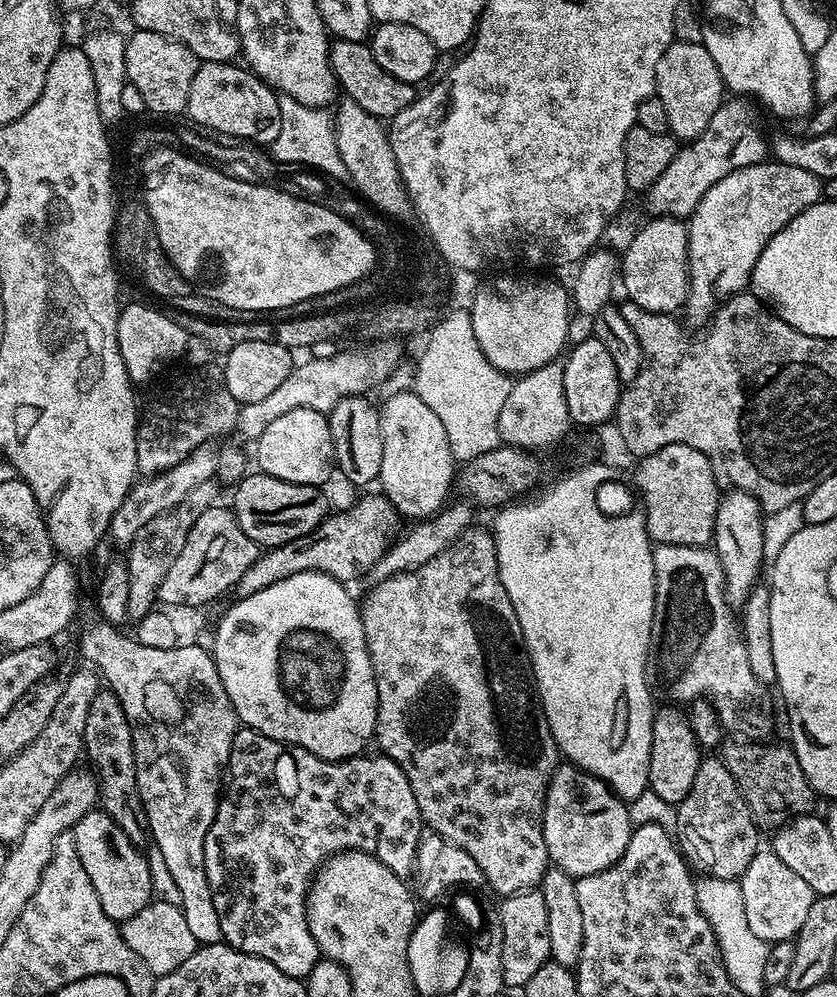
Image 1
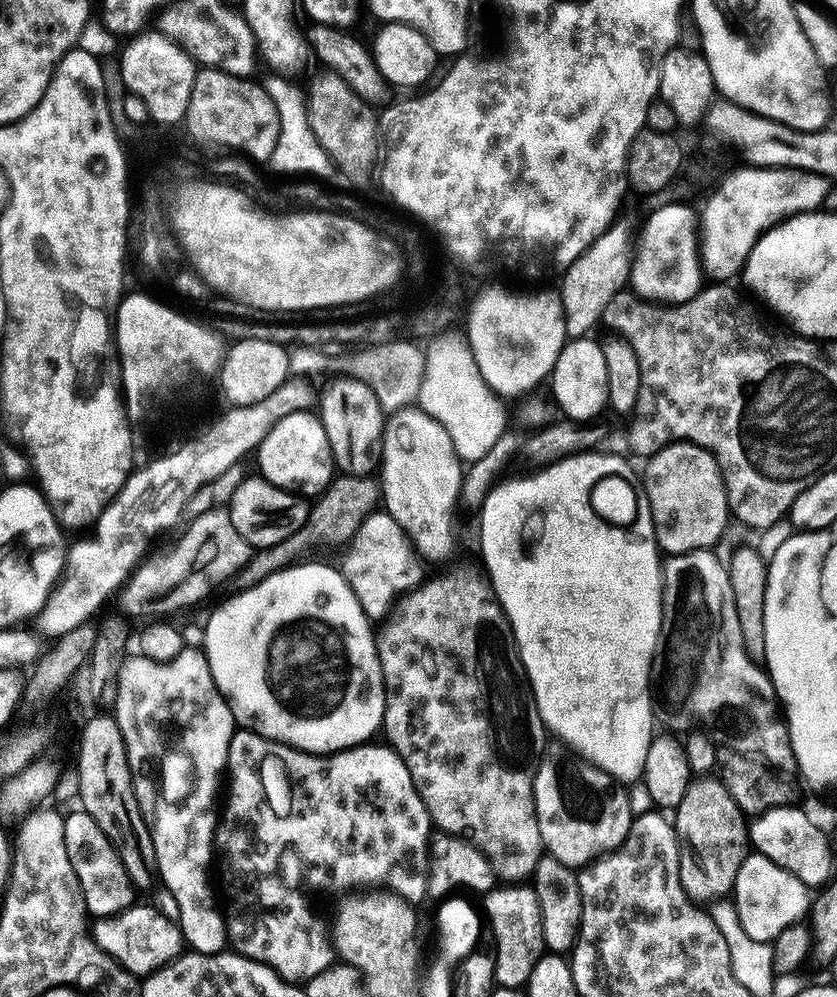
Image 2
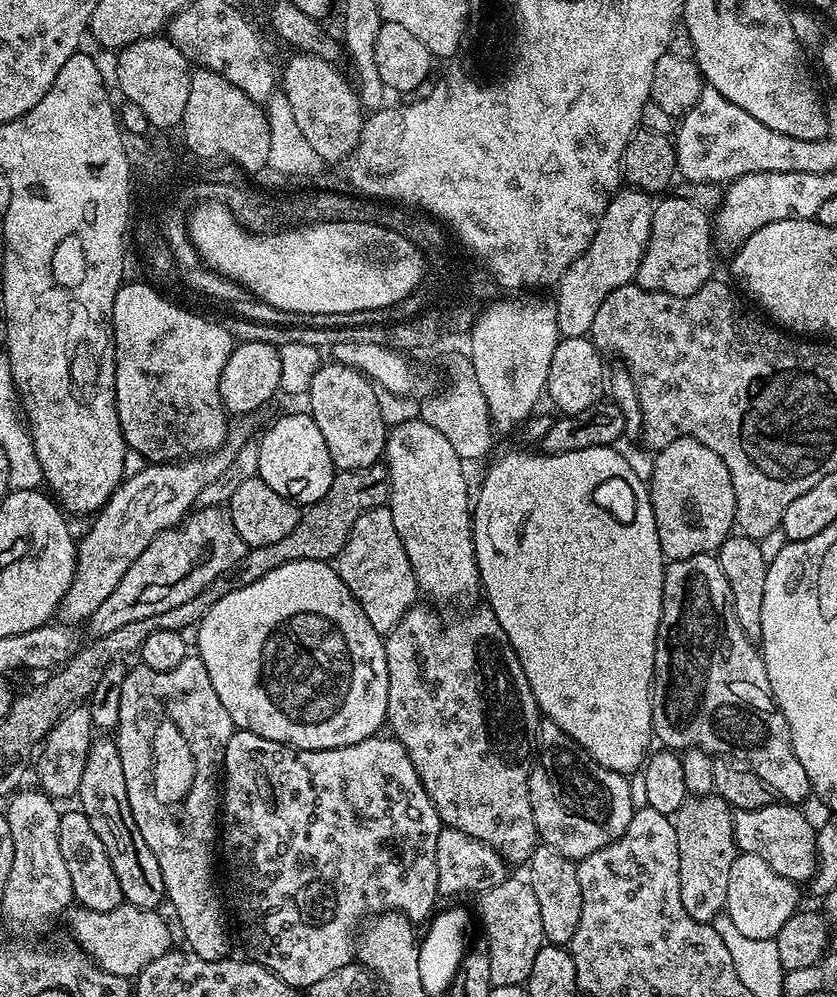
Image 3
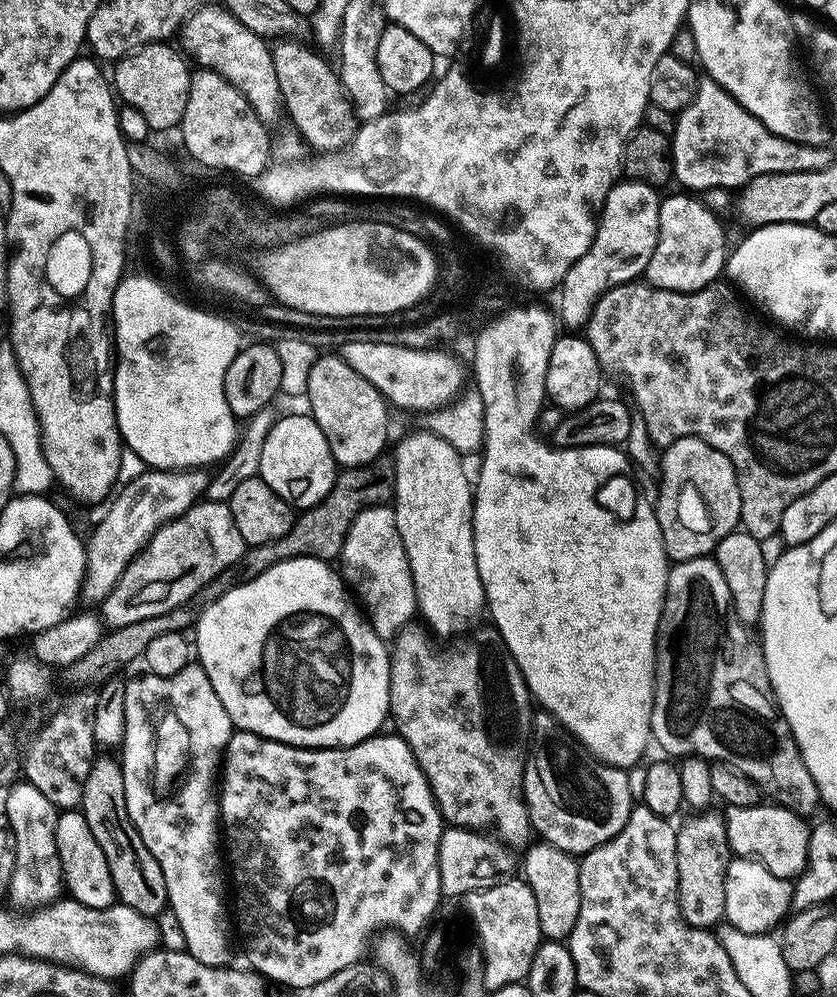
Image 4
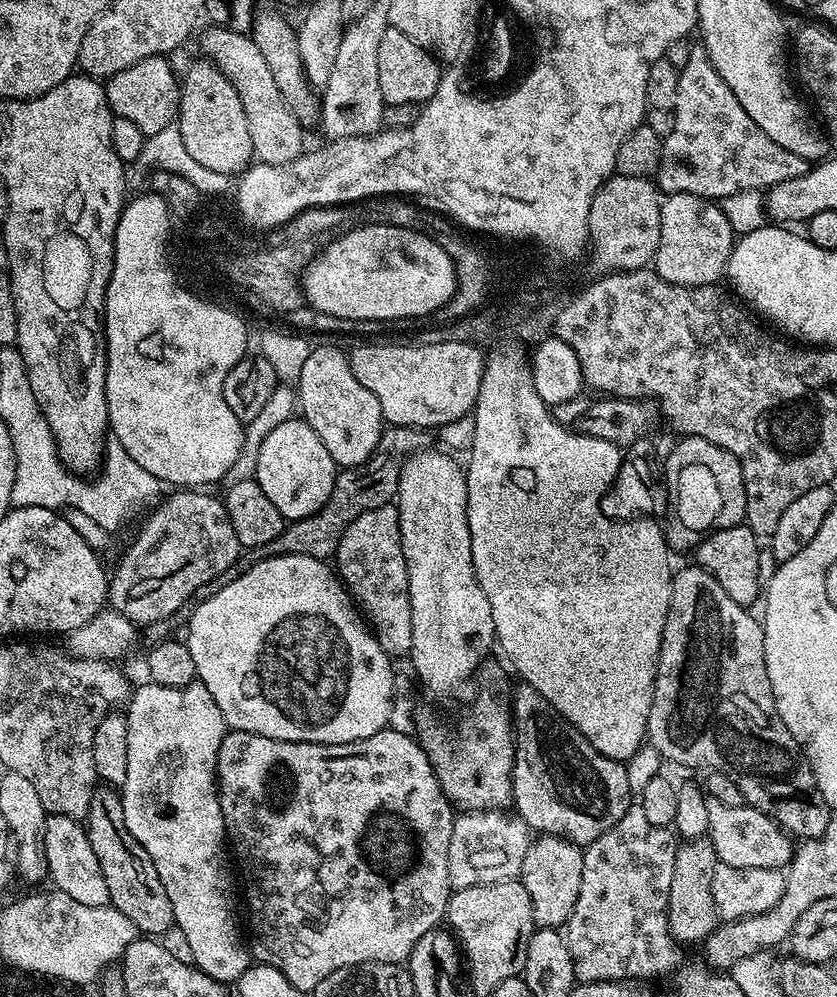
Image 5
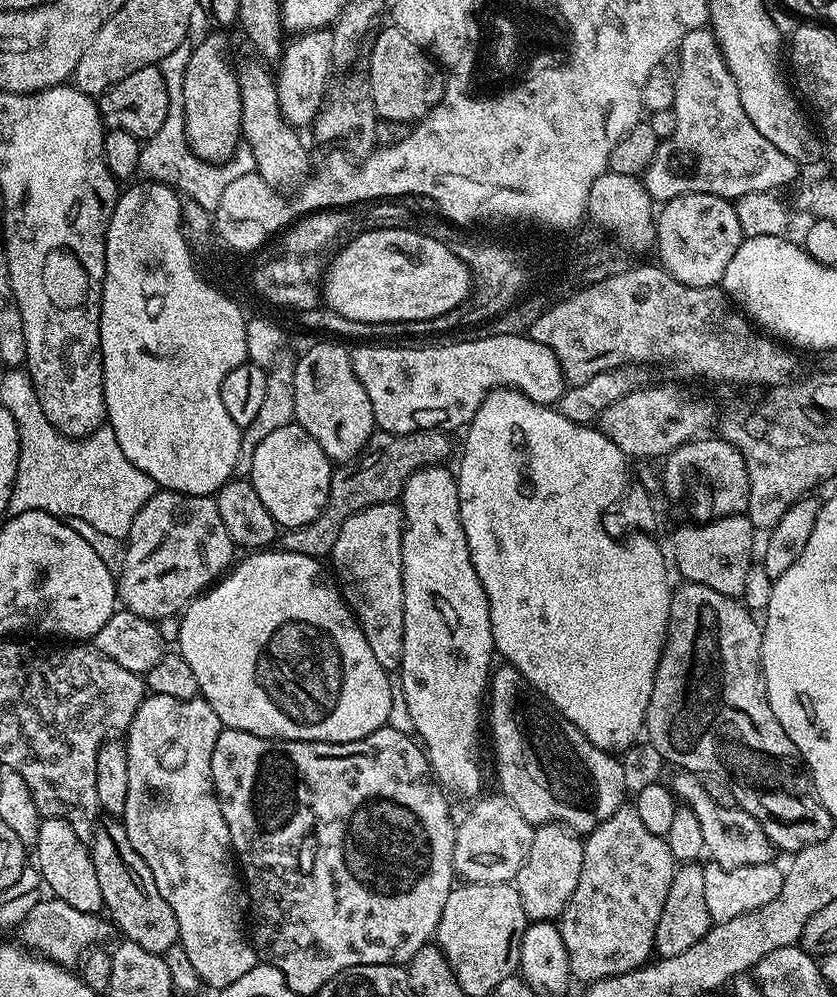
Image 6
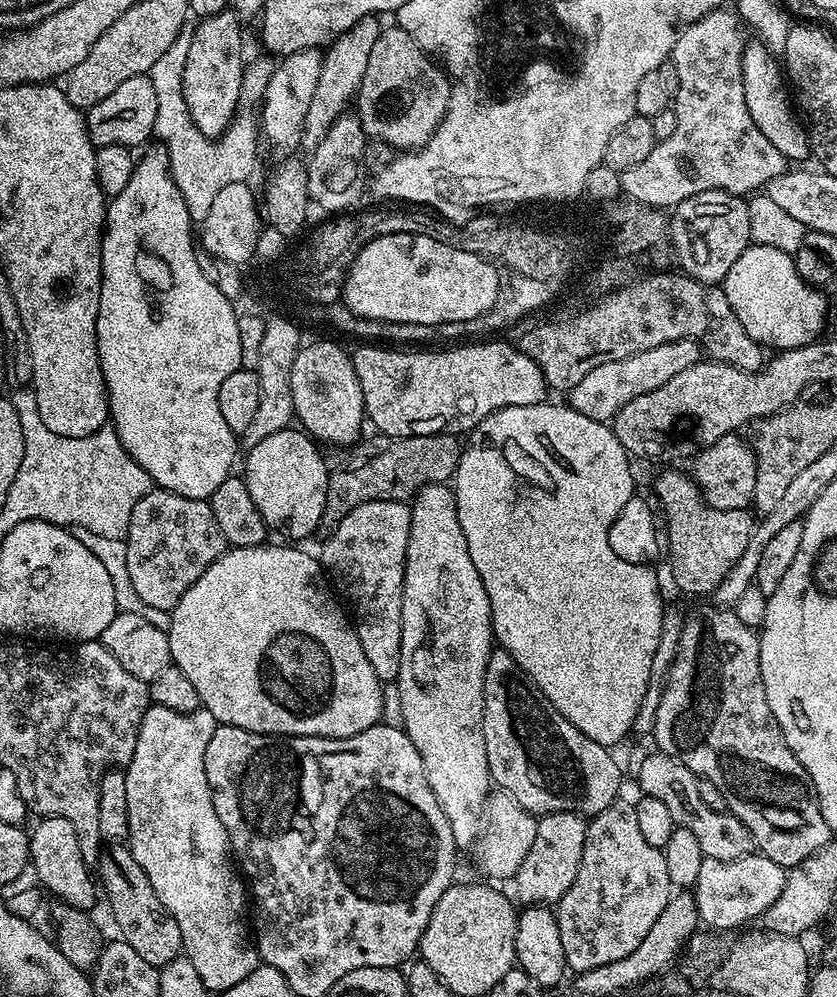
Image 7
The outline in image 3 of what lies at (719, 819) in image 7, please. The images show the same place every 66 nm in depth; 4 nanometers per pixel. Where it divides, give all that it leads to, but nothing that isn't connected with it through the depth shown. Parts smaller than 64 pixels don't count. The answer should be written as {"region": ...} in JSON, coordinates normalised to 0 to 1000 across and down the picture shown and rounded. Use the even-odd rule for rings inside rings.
{"region":[[[924,804],[900,814],[881,813],[875,827],[879,838],[879,849],[885,856],[898,855],[920,873],[934,877],[934,881],[952,885],[969,884],[975,878],[977,860],[975,857],[976,831],[956,815],[955,809],[940,804]]]}

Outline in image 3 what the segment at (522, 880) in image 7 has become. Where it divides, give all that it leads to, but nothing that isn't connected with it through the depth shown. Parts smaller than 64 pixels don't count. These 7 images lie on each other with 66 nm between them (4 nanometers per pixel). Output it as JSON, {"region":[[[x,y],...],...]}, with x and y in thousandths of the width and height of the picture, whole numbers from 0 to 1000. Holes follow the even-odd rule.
{"region":[[[654,849],[638,852],[630,865],[628,886],[638,893],[638,901],[643,901],[643,913],[648,917],[648,933],[654,946],[682,948],[691,933],[691,921],[695,921],[695,889],[691,889],[688,868],[689,864]]]}

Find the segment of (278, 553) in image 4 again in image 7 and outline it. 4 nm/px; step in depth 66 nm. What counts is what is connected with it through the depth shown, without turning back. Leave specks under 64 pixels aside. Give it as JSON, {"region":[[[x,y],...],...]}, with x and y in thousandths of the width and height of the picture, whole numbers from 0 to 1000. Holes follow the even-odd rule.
{"region":[[[541,434],[504,435],[503,437],[456,437],[431,440],[407,469],[392,474],[389,508],[382,511],[381,529],[388,535],[397,534],[423,512],[423,508],[437,508],[437,504],[453,502],[491,503],[510,485],[539,482],[547,471],[552,445]]]}

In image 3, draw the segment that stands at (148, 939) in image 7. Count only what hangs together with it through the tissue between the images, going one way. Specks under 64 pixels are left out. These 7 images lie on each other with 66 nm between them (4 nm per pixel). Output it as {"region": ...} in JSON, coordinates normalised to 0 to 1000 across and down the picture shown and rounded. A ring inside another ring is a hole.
{"region":[[[116,737],[105,750],[93,795],[93,810],[103,816],[108,828],[112,828],[112,837],[122,841],[122,849],[127,849],[127,855],[131,857],[131,865],[136,869],[136,875],[141,877],[149,904],[159,907],[161,911],[186,913],[198,903],[194,873],[189,873],[189,861],[184,861],[184,853],[174,849],[174,841],[170,841],[170,832],[160,822],[155,810],[155,796],[151,792],[151,776],[146,770],[143,747],[135,739],[133,742],[129,738],[133,737]]]}

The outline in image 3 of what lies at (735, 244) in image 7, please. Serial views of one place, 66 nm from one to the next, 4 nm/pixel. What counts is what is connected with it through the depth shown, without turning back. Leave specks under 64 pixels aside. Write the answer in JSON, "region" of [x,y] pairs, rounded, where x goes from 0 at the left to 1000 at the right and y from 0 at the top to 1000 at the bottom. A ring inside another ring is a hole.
{"region":[[[799,196],[799,201],[793,201],[783,206],[783,213],[780,215],[780,225],[779,230],[777,231],[777,237],[774,245],[771,247],[769,258],[766,260],[765,269],[761,271],[757,278],[759,284],[763,285],[765,288],[769,289],[774,293],[795,293],[802,297],[823,297],[829,295],[839,286],[845,285],[848,278],[852,276],[851,273],[851,241],[853,245],[853,229],[848,224],[848,217],[845,212],[836,208],[835,205],[832,205],[828,201],[816,201],[816,199],[808,196]]]}

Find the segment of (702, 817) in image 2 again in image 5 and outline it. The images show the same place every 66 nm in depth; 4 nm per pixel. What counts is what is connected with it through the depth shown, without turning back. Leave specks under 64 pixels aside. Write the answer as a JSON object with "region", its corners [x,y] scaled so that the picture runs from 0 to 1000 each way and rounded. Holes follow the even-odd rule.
{"region":[[[845,841],[814,846],[805,861],[805,882],[798,898],[798,931],[814,948],[835,948],[858,929],[851,882],[858,864],[851,844]]]}

